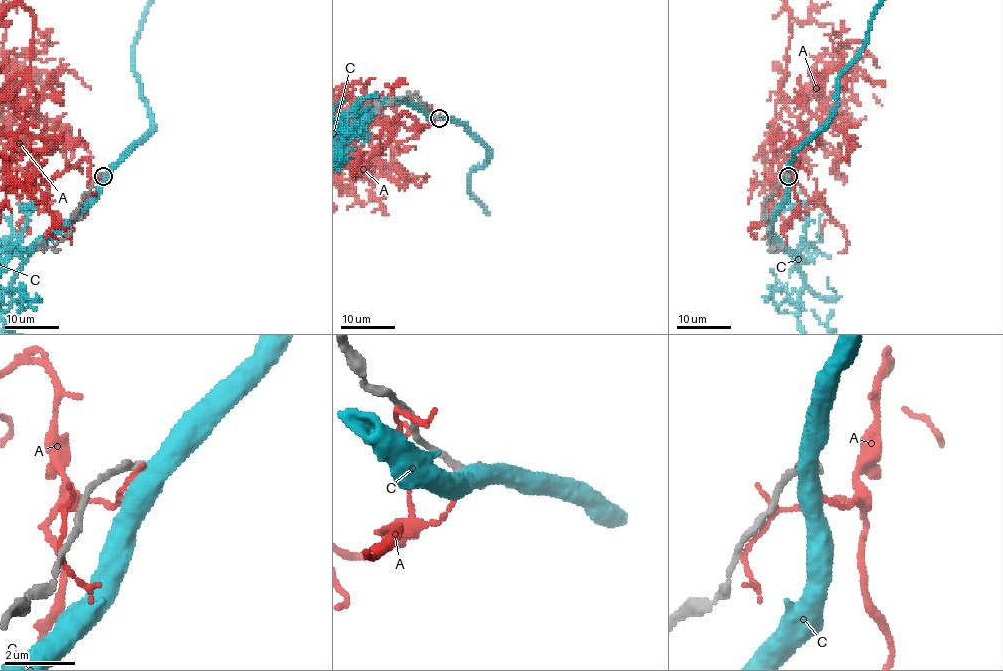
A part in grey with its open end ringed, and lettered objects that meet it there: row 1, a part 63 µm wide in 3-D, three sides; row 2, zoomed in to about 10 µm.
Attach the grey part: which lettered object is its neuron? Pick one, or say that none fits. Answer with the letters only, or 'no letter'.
no letter

